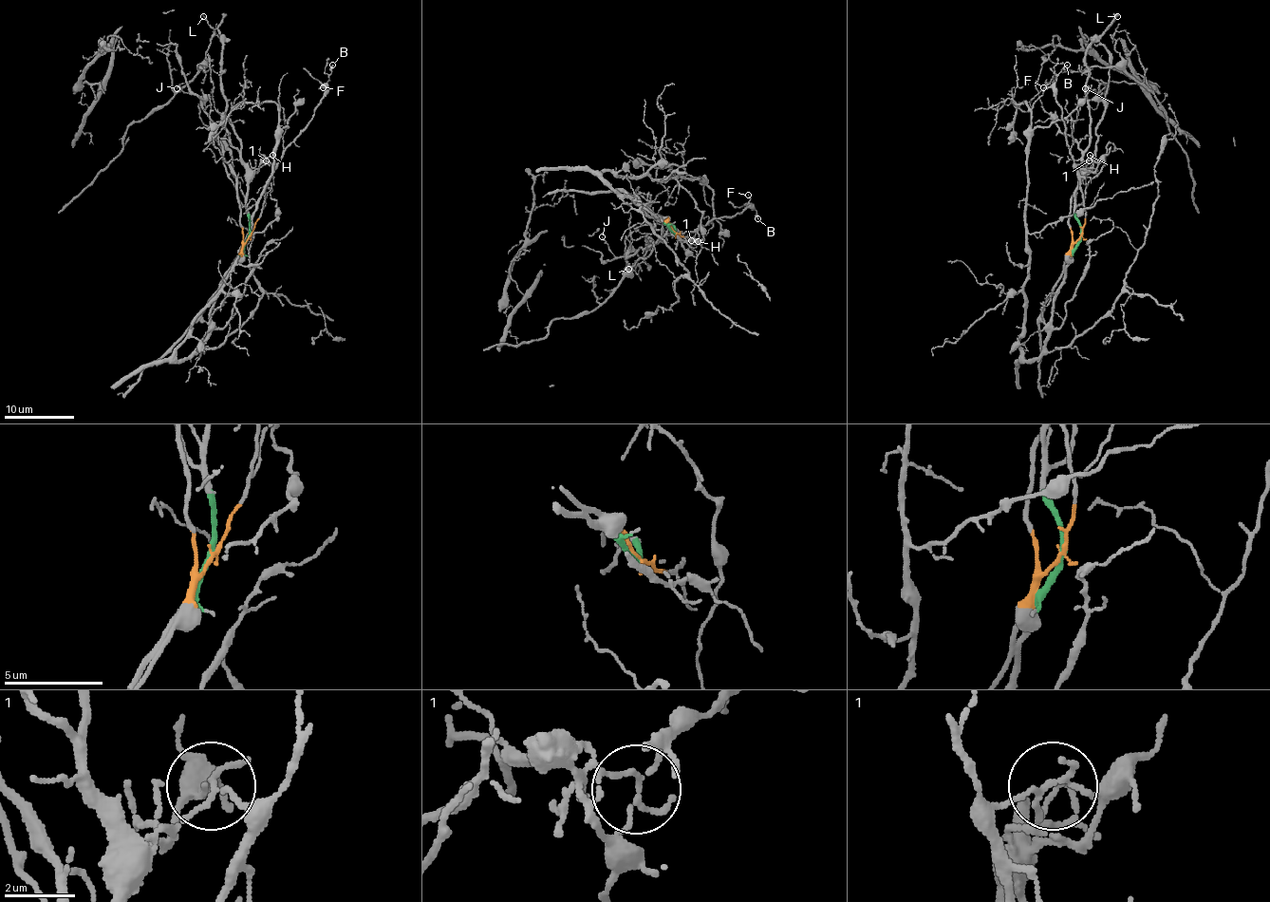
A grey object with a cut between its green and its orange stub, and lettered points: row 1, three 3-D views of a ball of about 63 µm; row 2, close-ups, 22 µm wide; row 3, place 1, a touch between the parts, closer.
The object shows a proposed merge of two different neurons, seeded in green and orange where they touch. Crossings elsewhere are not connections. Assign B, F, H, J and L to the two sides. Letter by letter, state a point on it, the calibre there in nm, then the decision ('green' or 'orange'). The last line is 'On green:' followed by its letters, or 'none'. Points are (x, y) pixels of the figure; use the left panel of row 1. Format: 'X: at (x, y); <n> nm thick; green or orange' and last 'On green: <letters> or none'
B: at (332, 65); 170 nm thick; orange
F: at (323, 87); 110 nm thick; orange
H: at (272, 155); 140 nm thick; green
J: at (177, 88); 130 nm thick; orange
L: at (203, 16); 120 nm thick; green
On green: H, L

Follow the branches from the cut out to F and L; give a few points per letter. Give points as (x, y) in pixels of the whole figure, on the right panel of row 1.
F: (1079, 236), (1085, 214), (1079, 176), (1068, 146), (1062, 107), (1052, 88), (1043, 86)
L: (1079, 236), (1079, 221), (1074, 212), (1074, 190), (1090, 136), (1089, 67), (1085, 50), (1118, 15)

